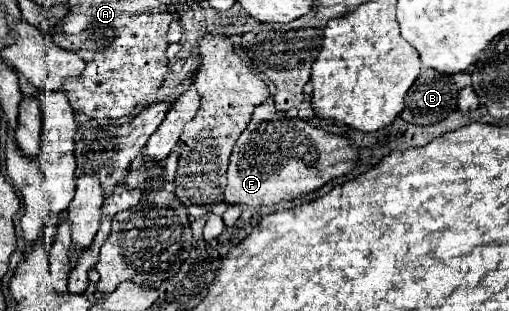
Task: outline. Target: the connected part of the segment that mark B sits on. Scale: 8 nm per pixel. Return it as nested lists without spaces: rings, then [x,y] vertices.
[[[427,69],[411,85],[405,99],[403,119],[413,125],[433,125],[457,109],[457,85],[443,73]]]

